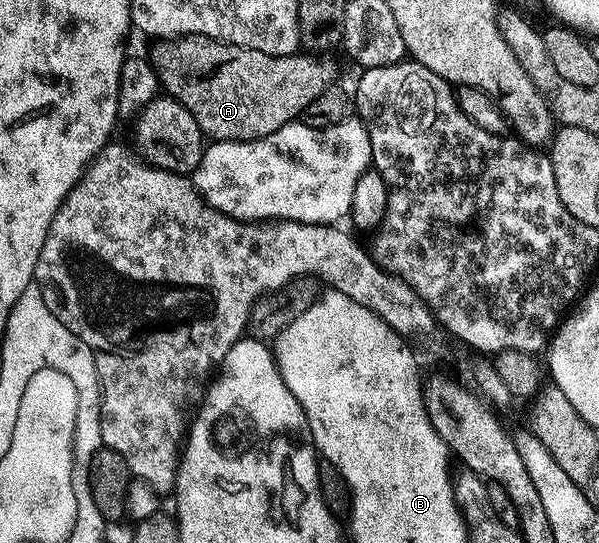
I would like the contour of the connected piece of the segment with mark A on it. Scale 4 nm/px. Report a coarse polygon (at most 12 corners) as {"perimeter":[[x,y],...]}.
{"perimeter":[[161,39],[160,88],[213,141],[298,120],[337,81],[312,51],[272,57]]}

